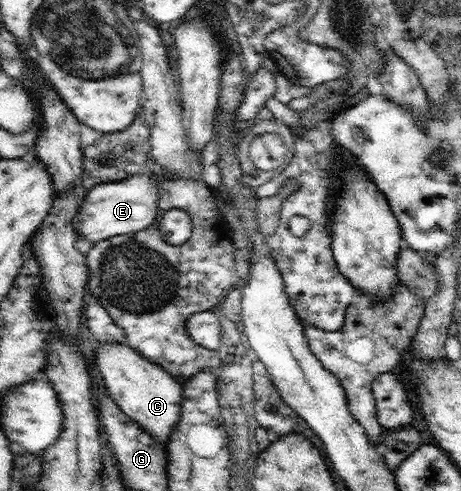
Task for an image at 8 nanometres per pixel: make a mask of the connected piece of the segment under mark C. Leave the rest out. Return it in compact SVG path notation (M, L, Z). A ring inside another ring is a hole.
M100 343L96 348L95 367L100 370L107 394L131 420L140 424L159 444L167 447L169 435L180 419L180 403L182 403L182 386L160 364L156 364L132 349L128 343Z

